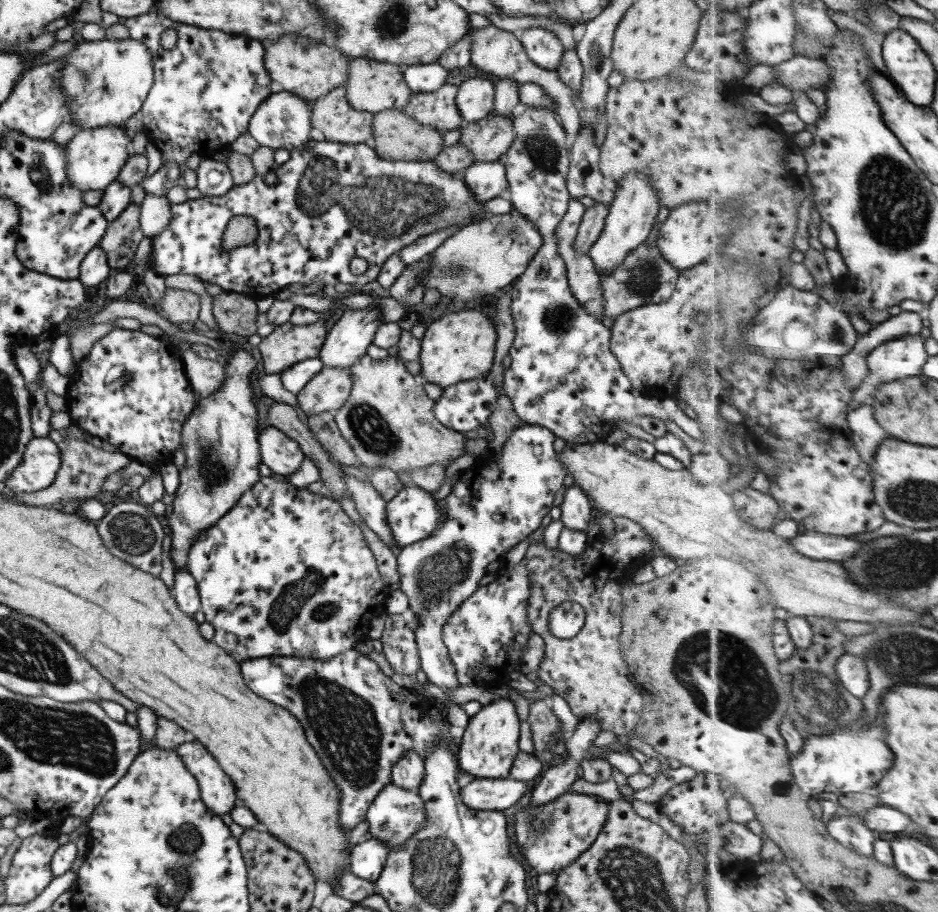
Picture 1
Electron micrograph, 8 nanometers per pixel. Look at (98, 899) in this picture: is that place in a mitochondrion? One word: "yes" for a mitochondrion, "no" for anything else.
no

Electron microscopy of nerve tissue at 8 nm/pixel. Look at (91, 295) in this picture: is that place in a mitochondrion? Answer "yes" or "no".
no

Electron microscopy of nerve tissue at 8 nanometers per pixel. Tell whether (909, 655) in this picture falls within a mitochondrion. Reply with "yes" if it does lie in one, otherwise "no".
yes

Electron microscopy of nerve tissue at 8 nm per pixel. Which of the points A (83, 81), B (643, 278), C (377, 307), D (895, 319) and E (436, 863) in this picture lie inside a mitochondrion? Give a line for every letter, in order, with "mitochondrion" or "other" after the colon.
A: mitochondrion
B: mitochondrion
C: other
D: other
E: mitochondrion

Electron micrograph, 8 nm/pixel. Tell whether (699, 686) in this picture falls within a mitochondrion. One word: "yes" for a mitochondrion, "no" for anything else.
yes

